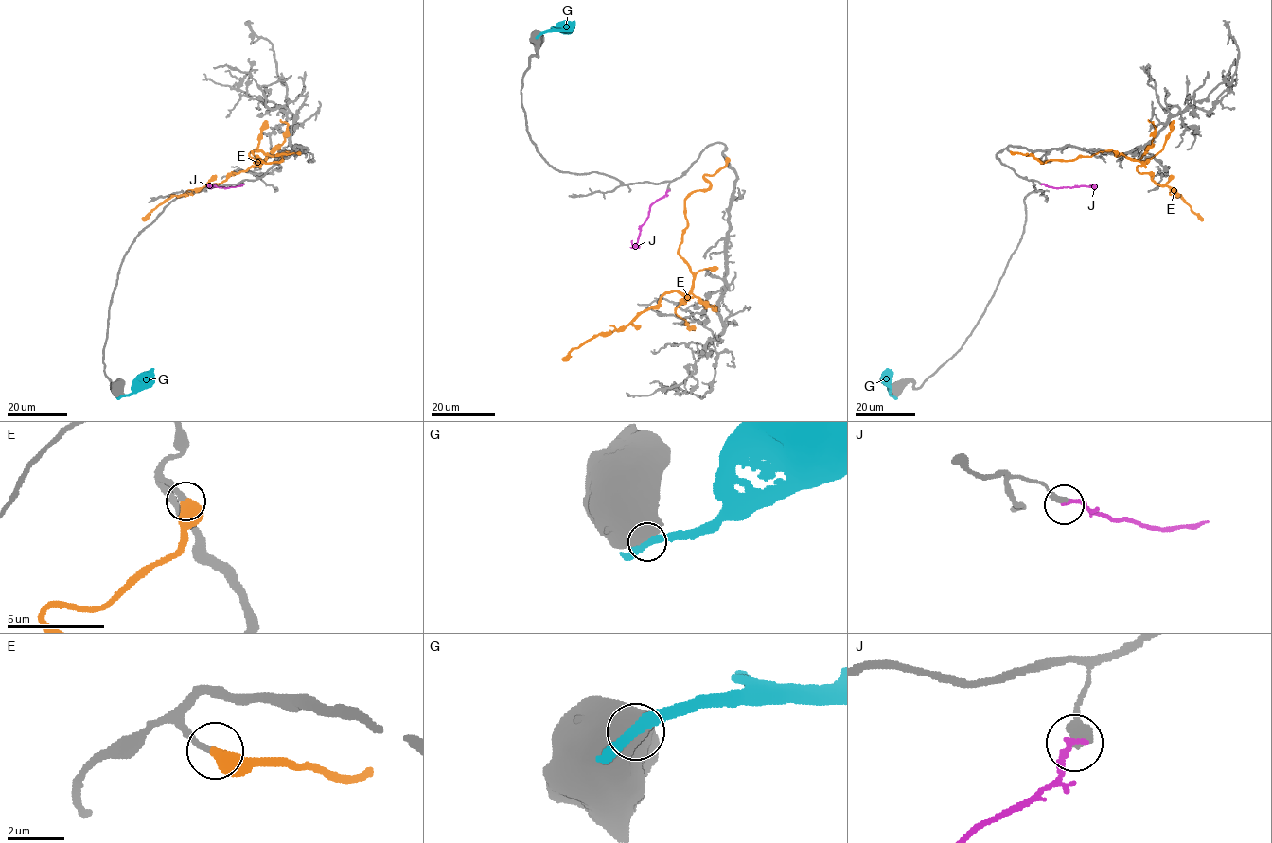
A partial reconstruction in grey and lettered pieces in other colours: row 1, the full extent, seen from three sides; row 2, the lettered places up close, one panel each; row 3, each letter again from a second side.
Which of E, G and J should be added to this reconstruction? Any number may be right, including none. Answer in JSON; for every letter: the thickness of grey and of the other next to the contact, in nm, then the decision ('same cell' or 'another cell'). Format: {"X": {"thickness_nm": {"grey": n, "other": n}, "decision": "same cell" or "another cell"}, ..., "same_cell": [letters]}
{"E": {"thickness_nm": {"grey": 240, "other": 550}, "decision": "same cell"}, "G": {"thickness_nm": {"grey": 950, "other": 380}, "decision": "another cell"}, "J": {"thickness_nm": {"grey": 440, "other": 200}, "decision": "another cell"}, "same_cell": ["E"]}

